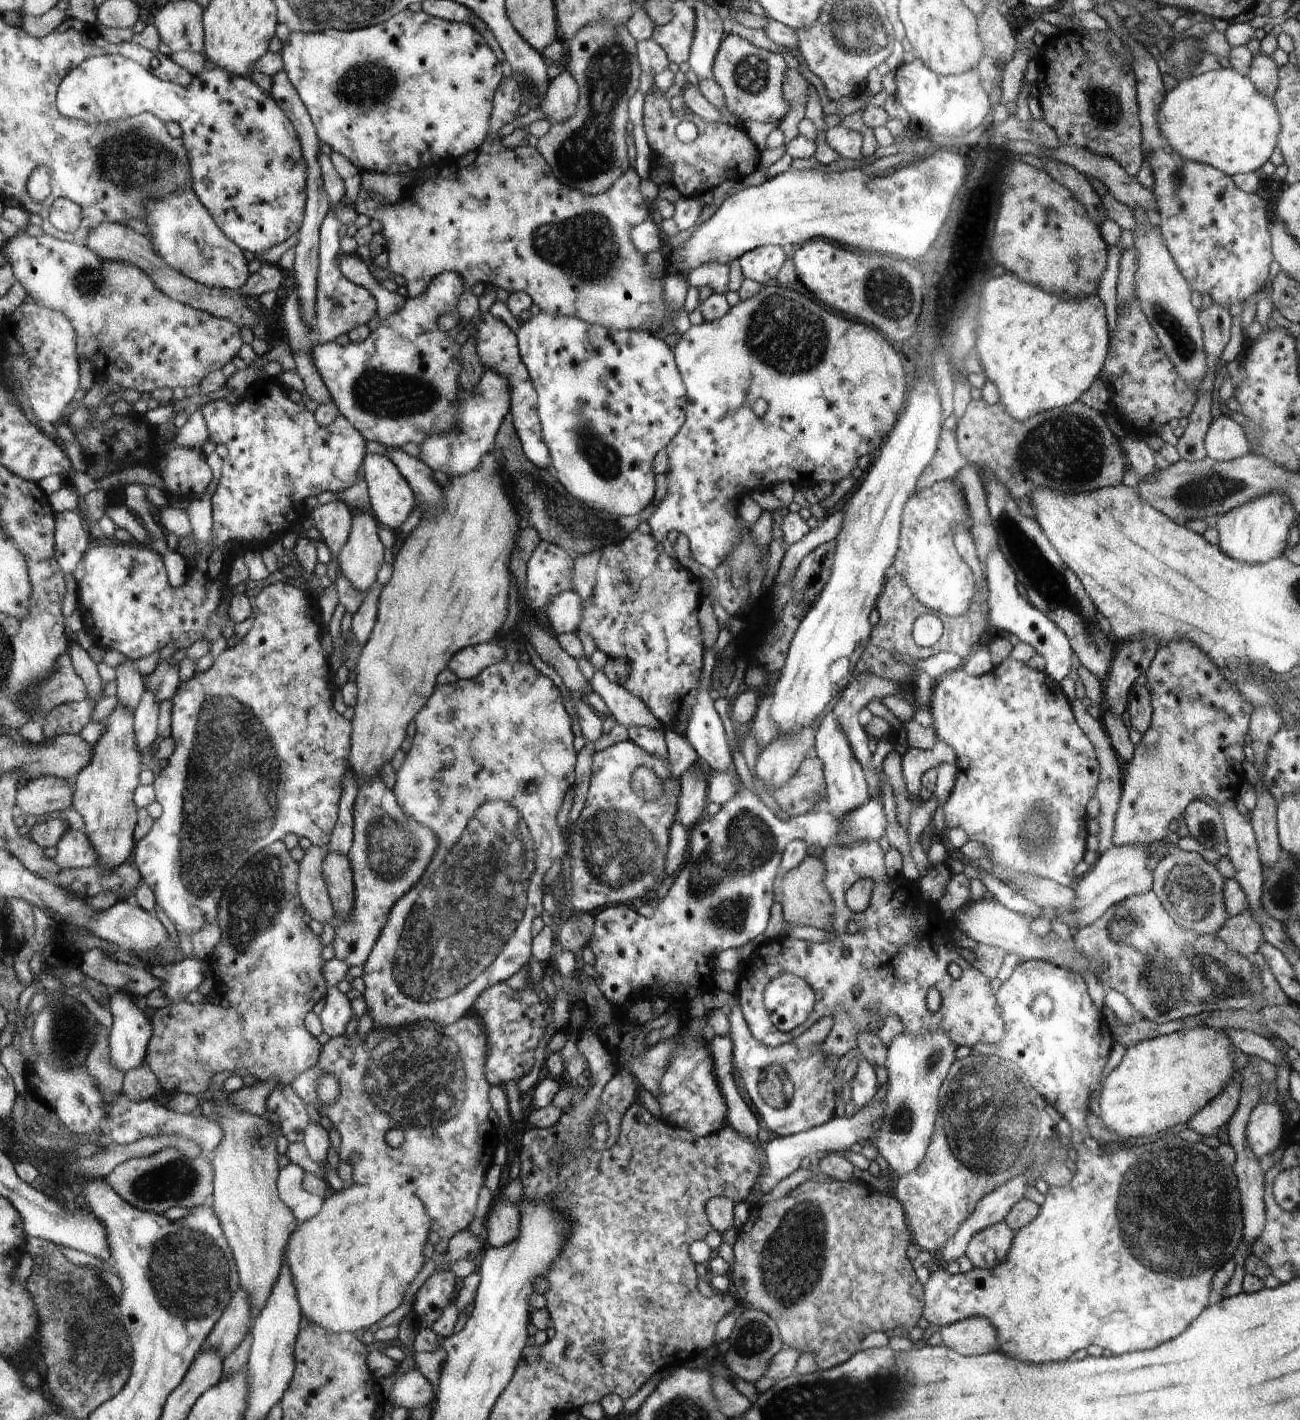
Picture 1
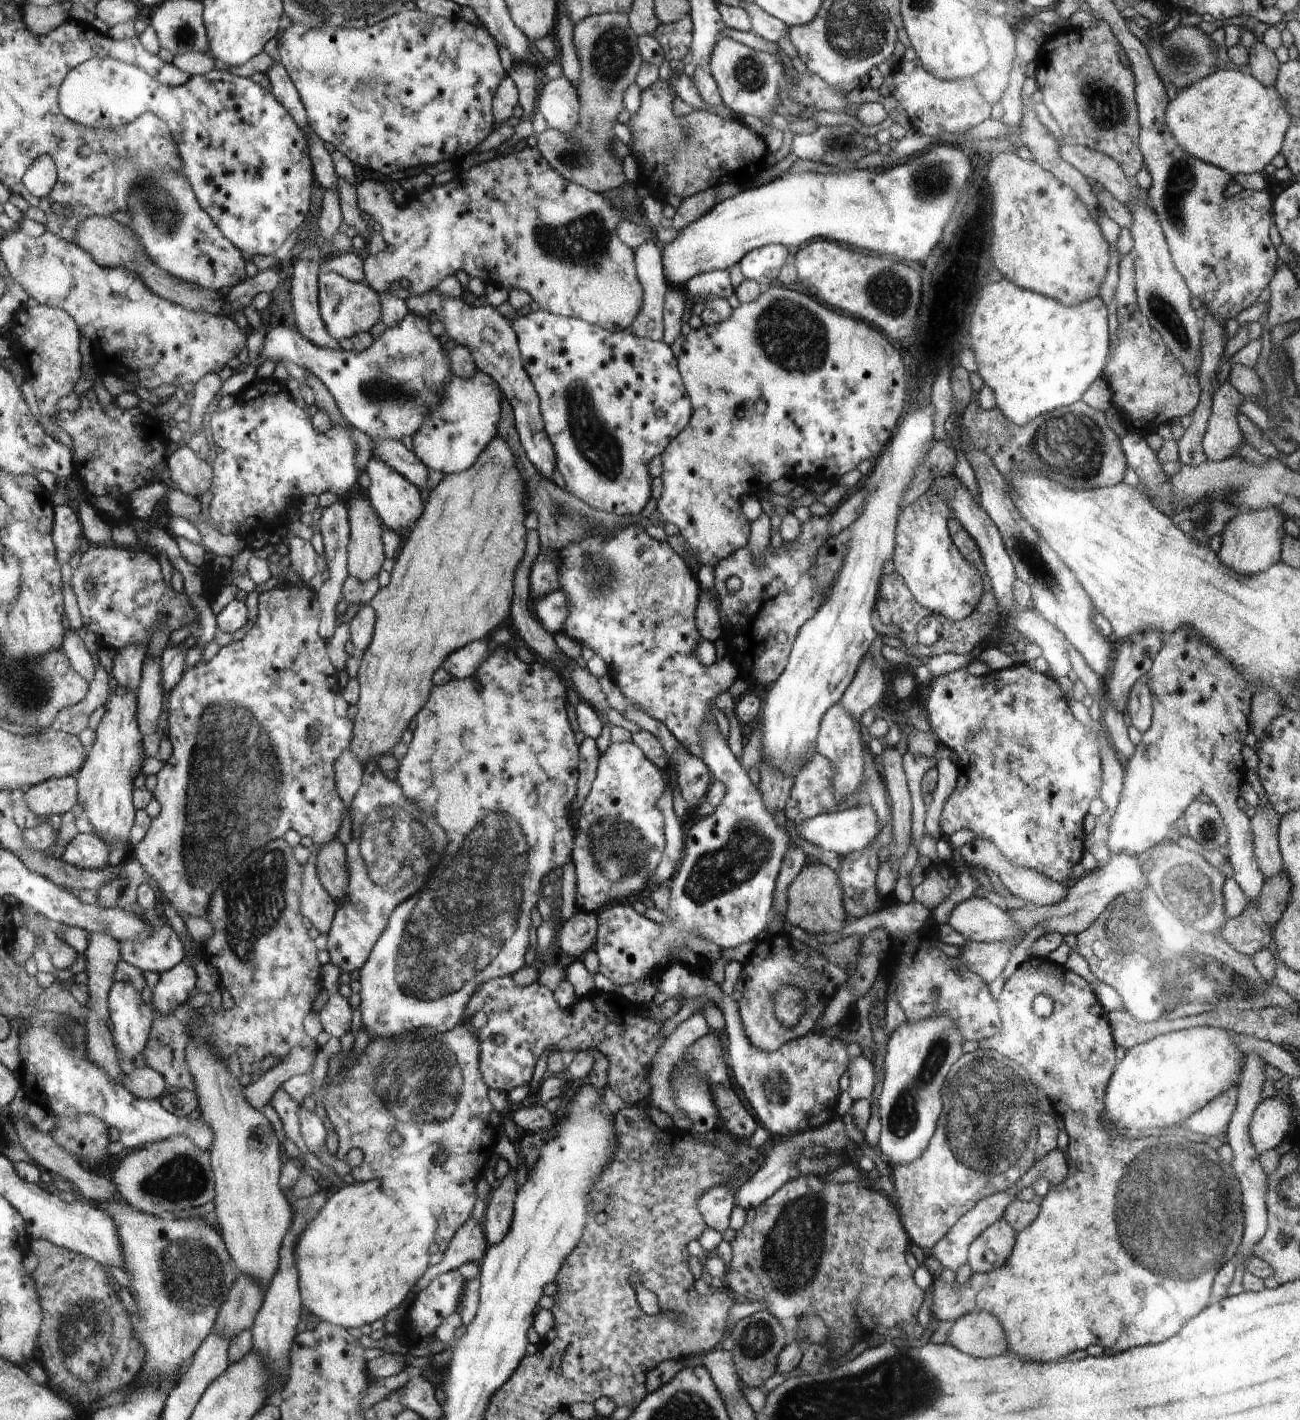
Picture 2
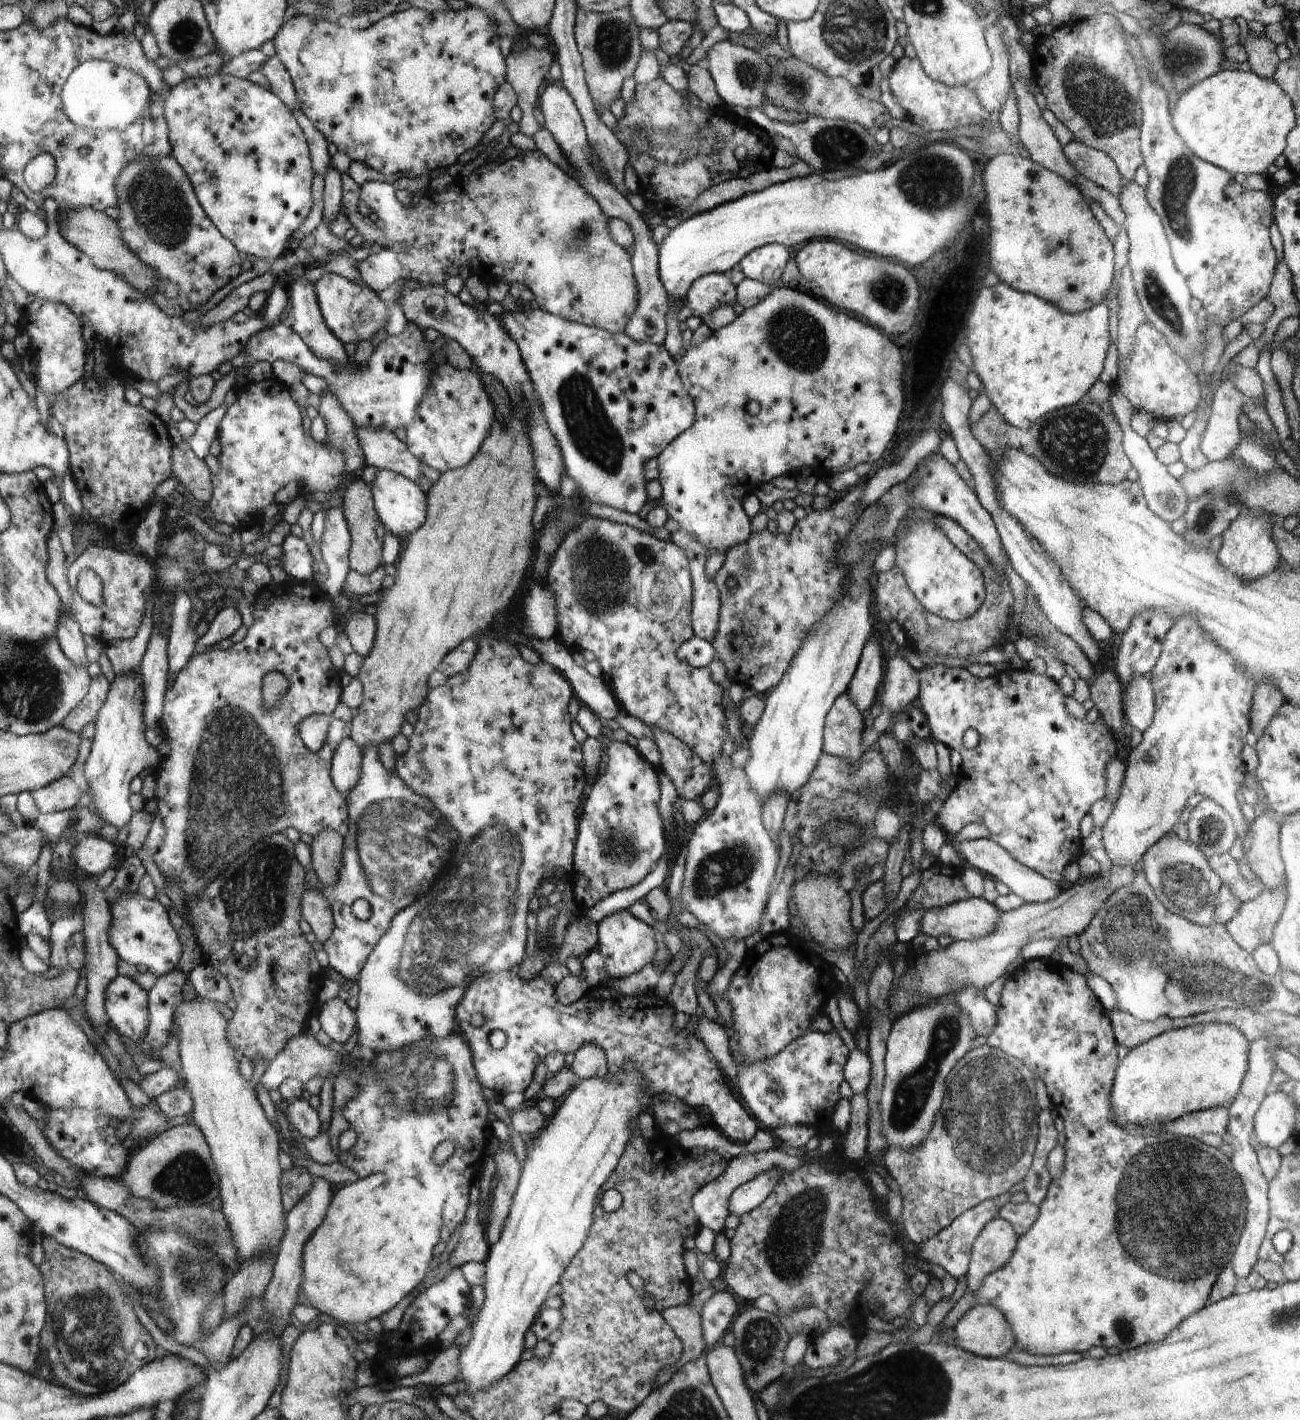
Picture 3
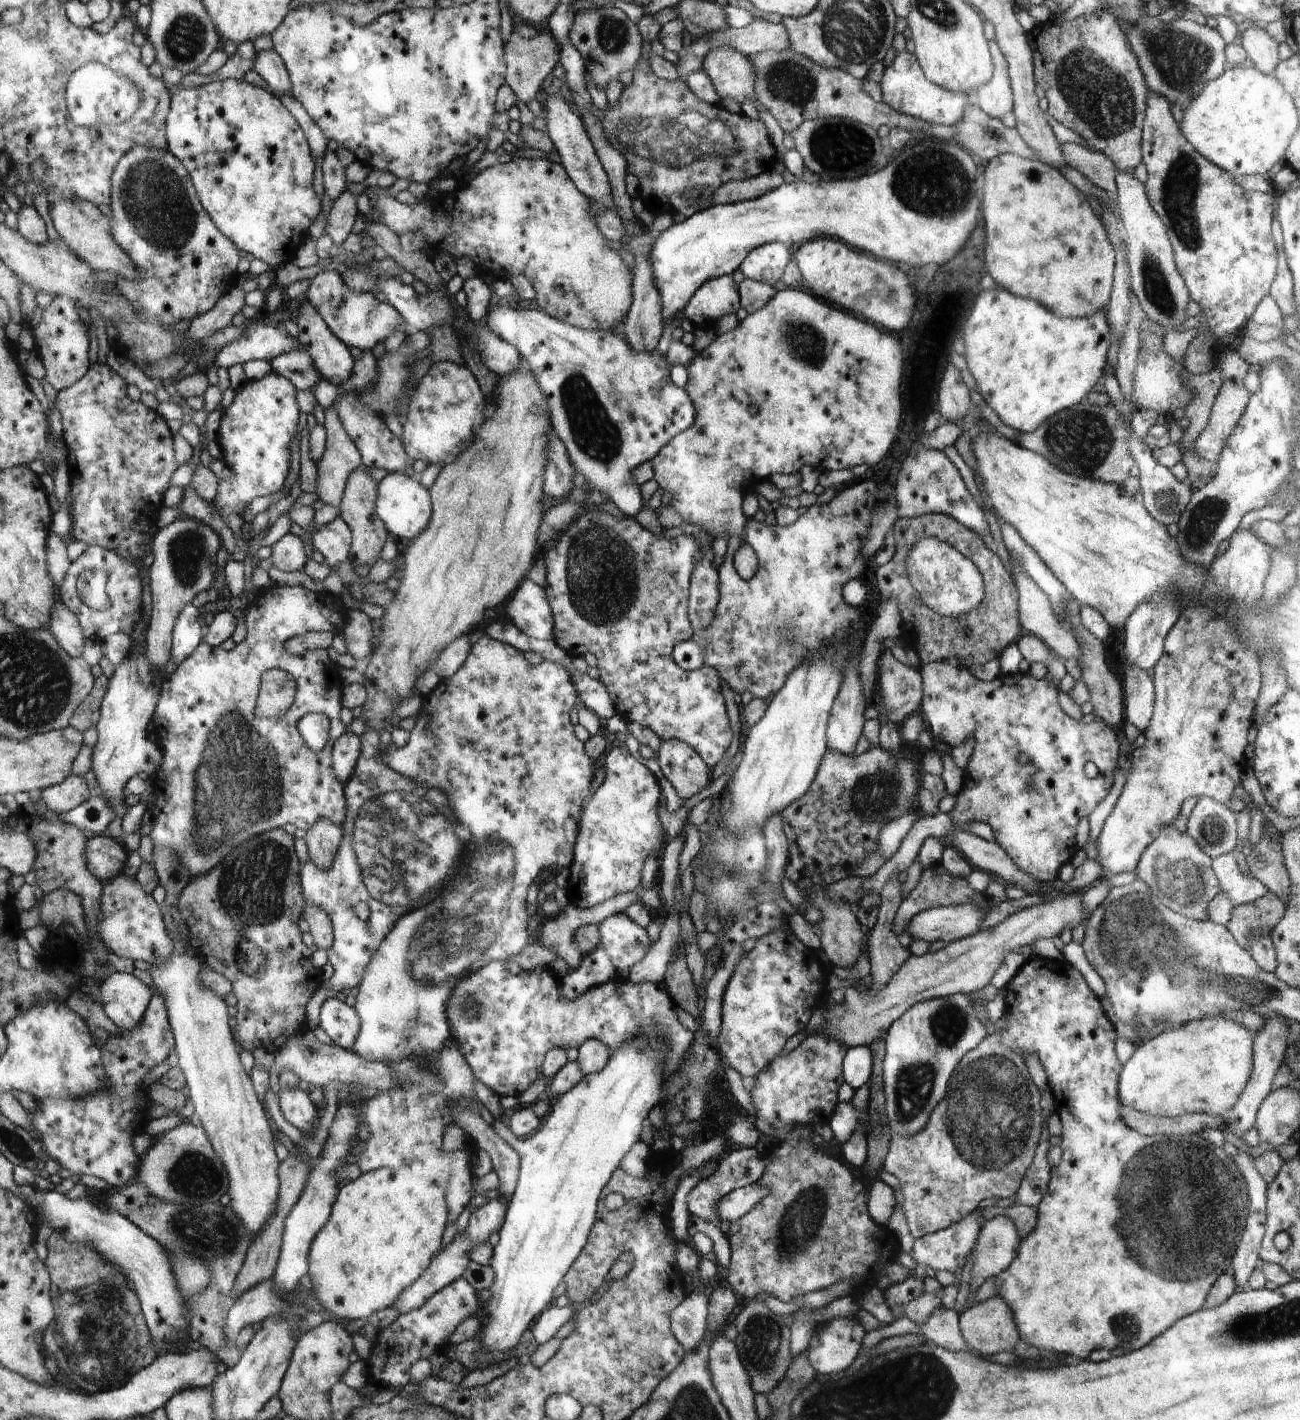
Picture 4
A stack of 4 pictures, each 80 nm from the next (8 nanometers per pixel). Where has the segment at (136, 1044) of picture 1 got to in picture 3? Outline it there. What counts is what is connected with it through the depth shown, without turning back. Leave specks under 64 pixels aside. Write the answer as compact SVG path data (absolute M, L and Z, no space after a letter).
M118 975L107 990L107 1009L126 1041L142 1042L151 1027L151 993L135 978Z

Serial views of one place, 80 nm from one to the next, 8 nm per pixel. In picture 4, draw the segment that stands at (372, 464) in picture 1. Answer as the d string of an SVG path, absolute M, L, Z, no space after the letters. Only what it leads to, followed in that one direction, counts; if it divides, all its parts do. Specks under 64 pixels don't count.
M402 473L386 475L379 486L379 498L376 498L376 514L384 522L388 532L396 538L414 539L430 522L430 491L420 484L417 477L408 477Z

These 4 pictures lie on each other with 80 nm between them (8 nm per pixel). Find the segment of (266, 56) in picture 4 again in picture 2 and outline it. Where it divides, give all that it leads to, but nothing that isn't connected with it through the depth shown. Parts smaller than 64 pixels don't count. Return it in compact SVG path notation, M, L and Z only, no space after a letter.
M276 61L267 72L267 77L271 84L269 88L271 93L280 103L283 103L304 133L307 133L307 114L304 105L284 65Z

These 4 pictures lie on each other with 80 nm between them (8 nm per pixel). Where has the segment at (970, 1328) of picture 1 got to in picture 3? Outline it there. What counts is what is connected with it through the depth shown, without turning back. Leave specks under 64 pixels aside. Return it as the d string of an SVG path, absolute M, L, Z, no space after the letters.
M976 1305L967 1310L953 1328L957 1346L984 1358L1000 1358L1014 1346L1014 1333L1005 1314L994 1305Z

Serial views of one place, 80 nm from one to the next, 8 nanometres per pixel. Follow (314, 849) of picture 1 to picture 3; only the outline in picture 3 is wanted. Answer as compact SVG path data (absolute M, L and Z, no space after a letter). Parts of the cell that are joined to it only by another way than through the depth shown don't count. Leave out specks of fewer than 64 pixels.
M309 888L308 892L303 894L303 915L318 942L324 944L335 930L330 902L319 891Z

